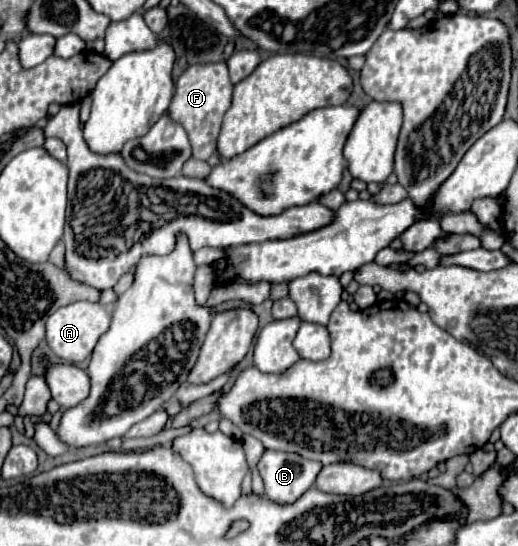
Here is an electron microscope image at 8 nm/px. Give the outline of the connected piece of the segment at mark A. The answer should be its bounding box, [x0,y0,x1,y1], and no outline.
[46,300,112,364]

